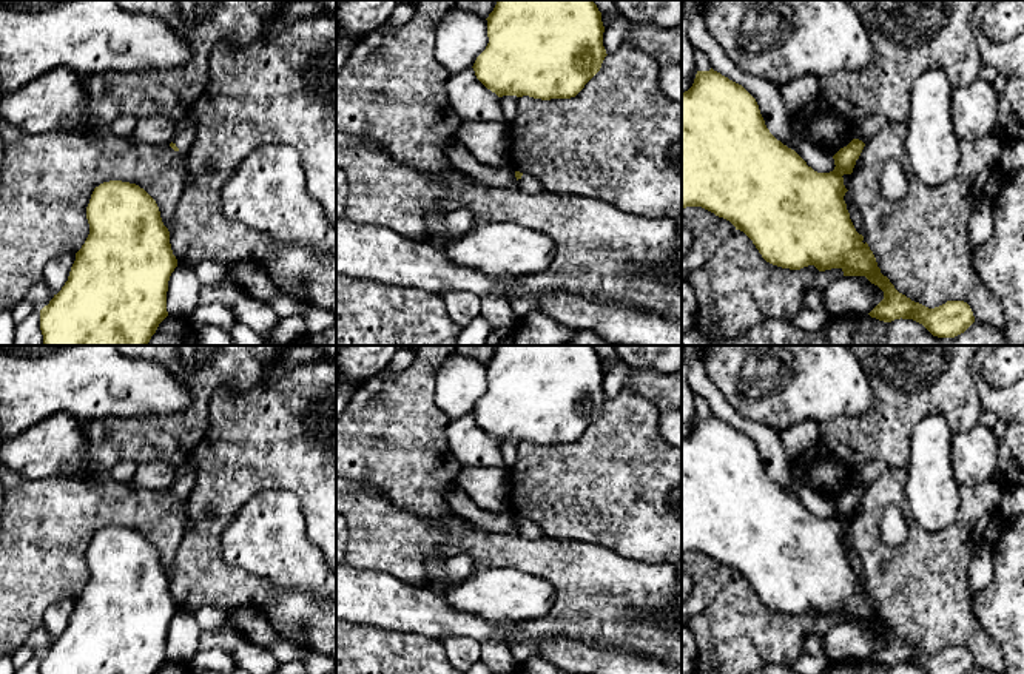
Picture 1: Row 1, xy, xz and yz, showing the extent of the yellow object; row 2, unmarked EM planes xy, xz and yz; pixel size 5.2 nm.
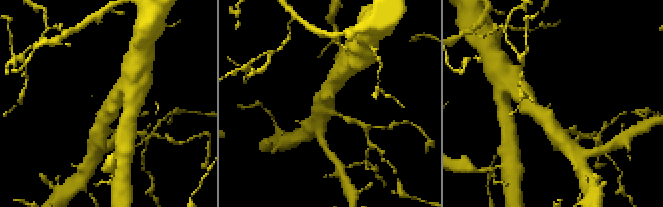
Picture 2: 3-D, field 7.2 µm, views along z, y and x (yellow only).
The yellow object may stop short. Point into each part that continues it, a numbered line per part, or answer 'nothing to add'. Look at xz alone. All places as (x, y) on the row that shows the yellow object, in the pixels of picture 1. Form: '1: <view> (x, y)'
1: xz (529, 184)

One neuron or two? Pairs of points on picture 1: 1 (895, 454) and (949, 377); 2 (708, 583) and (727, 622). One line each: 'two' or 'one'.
1: one
2: two

